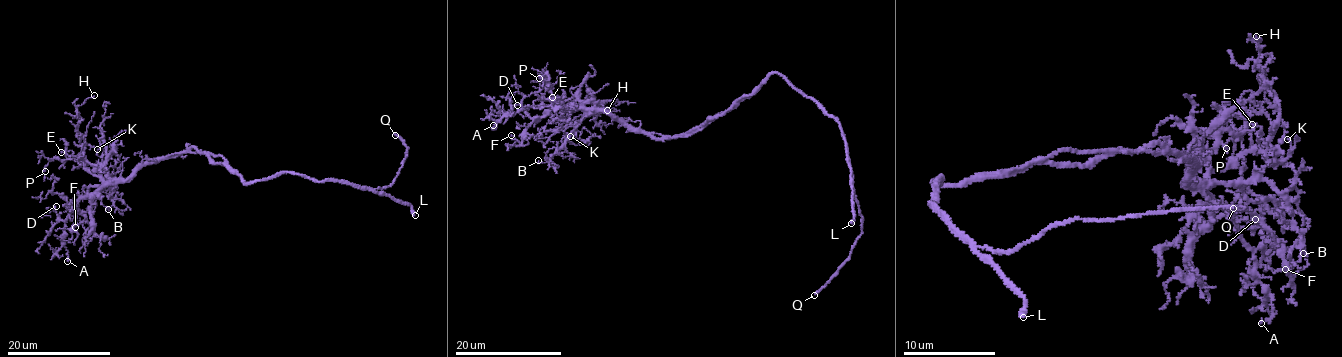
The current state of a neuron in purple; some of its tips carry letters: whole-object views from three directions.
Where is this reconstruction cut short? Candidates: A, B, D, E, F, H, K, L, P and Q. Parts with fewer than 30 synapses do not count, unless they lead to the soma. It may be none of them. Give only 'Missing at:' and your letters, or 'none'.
Missing at: L, Q

